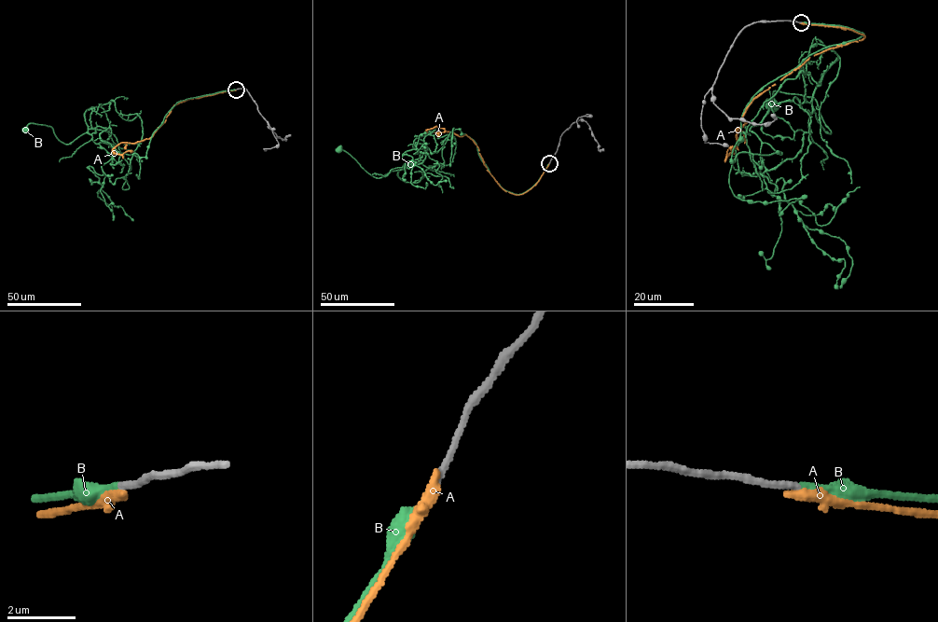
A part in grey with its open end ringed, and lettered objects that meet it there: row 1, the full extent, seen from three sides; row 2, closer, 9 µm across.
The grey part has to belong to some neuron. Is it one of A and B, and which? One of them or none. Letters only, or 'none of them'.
B

